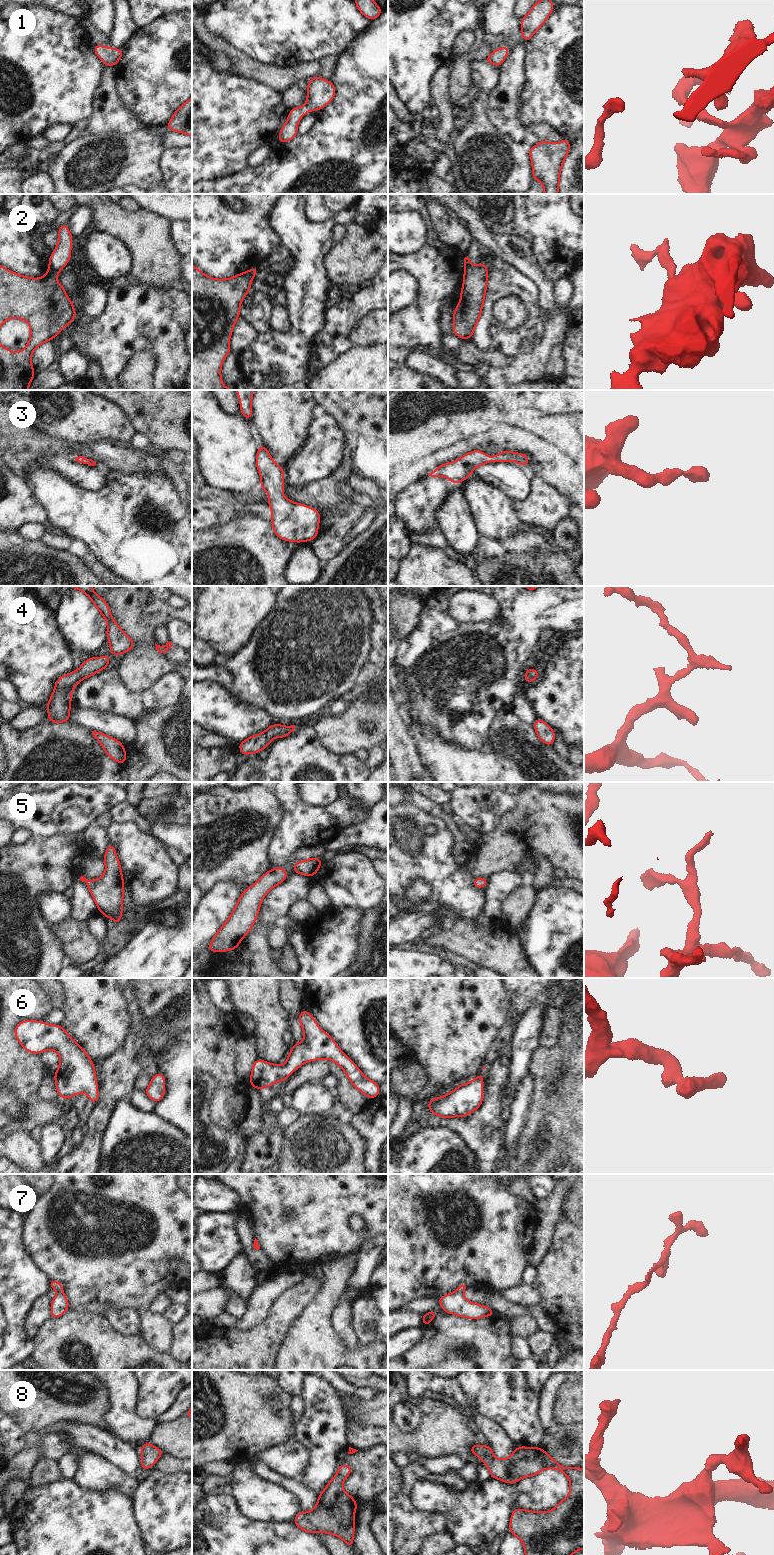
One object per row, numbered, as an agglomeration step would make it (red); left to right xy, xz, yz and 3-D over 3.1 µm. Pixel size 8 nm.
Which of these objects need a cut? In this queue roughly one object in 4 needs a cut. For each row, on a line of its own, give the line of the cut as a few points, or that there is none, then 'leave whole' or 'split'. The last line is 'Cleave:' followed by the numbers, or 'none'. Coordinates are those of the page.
1: cut none; leave whole
2: cut xy (50, 266), (58, 272); split
3: cut none; leave whole
4: cut none; leave whole
5: cut none; leave whole
6: cut none; leave whole
7: cut none; leave whole
8: cut none; leave whole
Cleave: 2

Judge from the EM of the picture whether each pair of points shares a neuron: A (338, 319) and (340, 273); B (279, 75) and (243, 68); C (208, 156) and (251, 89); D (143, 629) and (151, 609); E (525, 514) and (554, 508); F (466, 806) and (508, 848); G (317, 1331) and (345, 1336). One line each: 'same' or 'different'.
A: different
B: same
C: same
D: same
E: same
F: different
G: different

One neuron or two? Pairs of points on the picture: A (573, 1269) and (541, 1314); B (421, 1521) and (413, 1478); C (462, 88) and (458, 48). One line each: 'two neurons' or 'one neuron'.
A: two neurons
B: one neuron
C: two neurons

